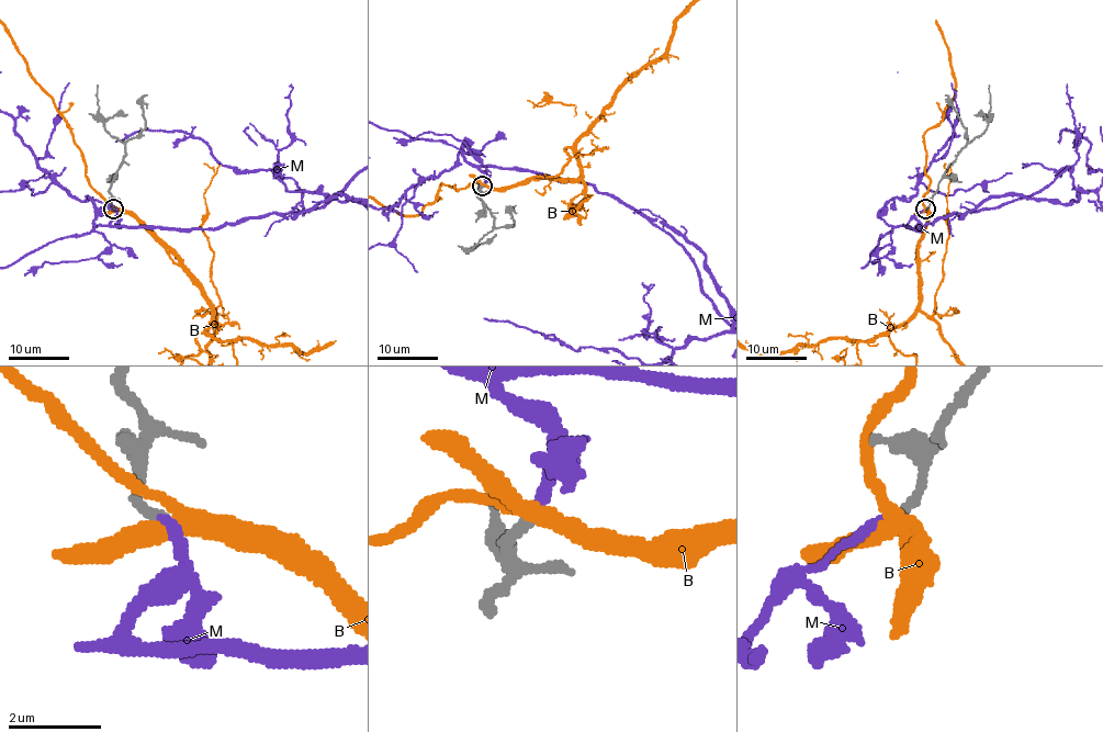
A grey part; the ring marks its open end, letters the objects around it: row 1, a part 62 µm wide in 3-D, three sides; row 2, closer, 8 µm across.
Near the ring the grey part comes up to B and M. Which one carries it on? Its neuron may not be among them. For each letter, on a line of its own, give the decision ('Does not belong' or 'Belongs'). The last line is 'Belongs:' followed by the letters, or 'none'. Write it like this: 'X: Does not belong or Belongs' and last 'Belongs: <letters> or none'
B: Does not belong
M: Belongs
Belongs: M

